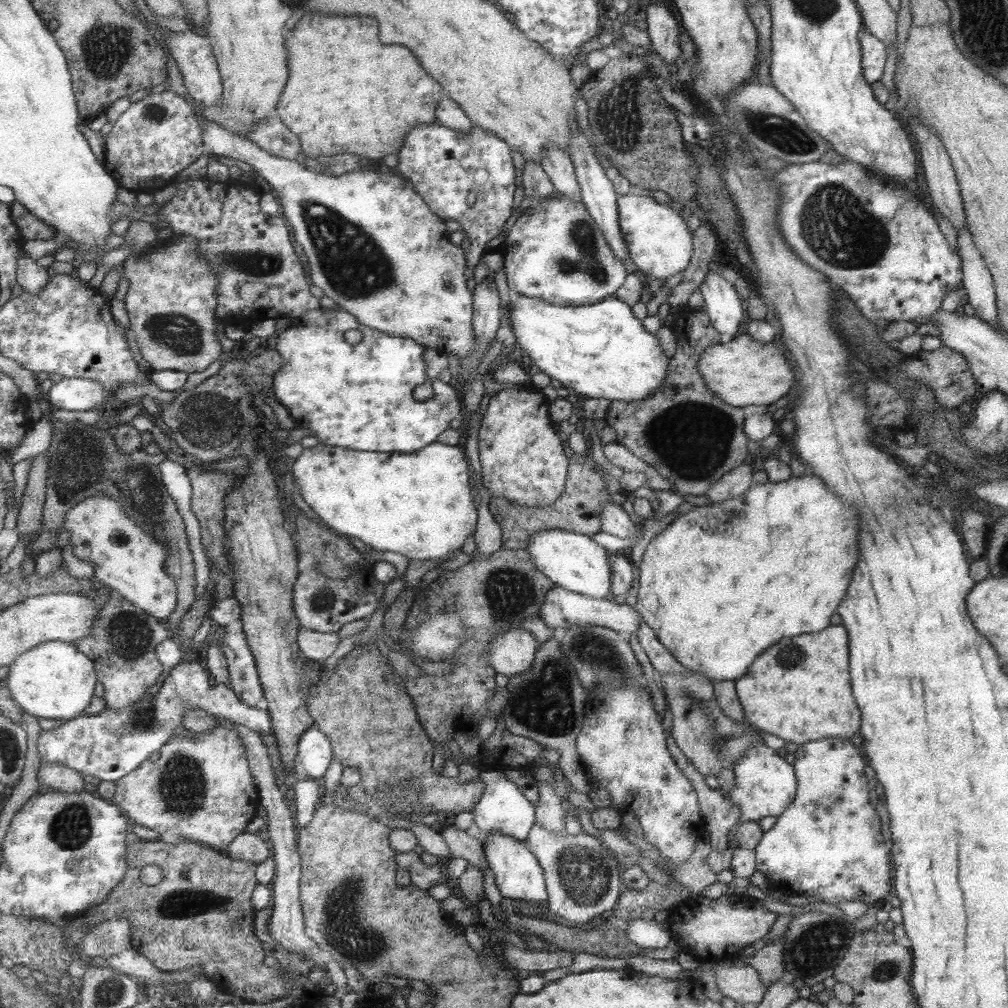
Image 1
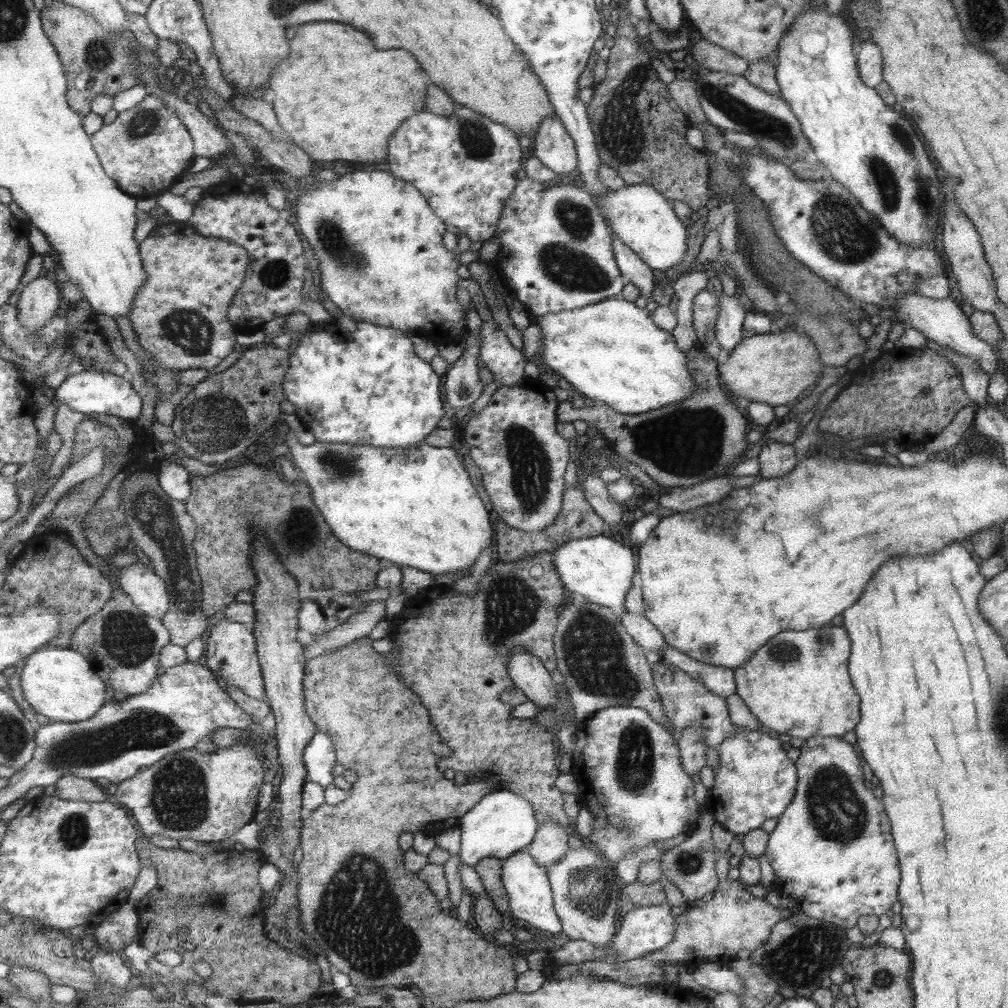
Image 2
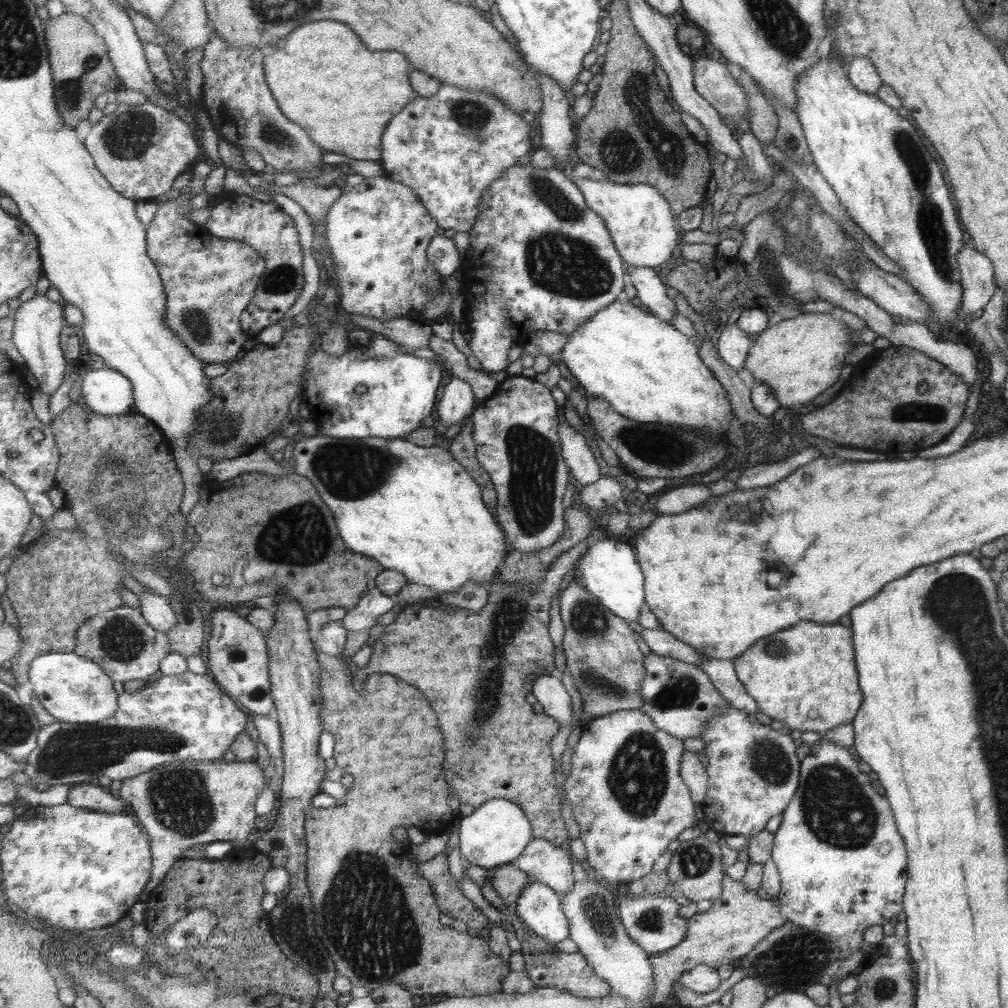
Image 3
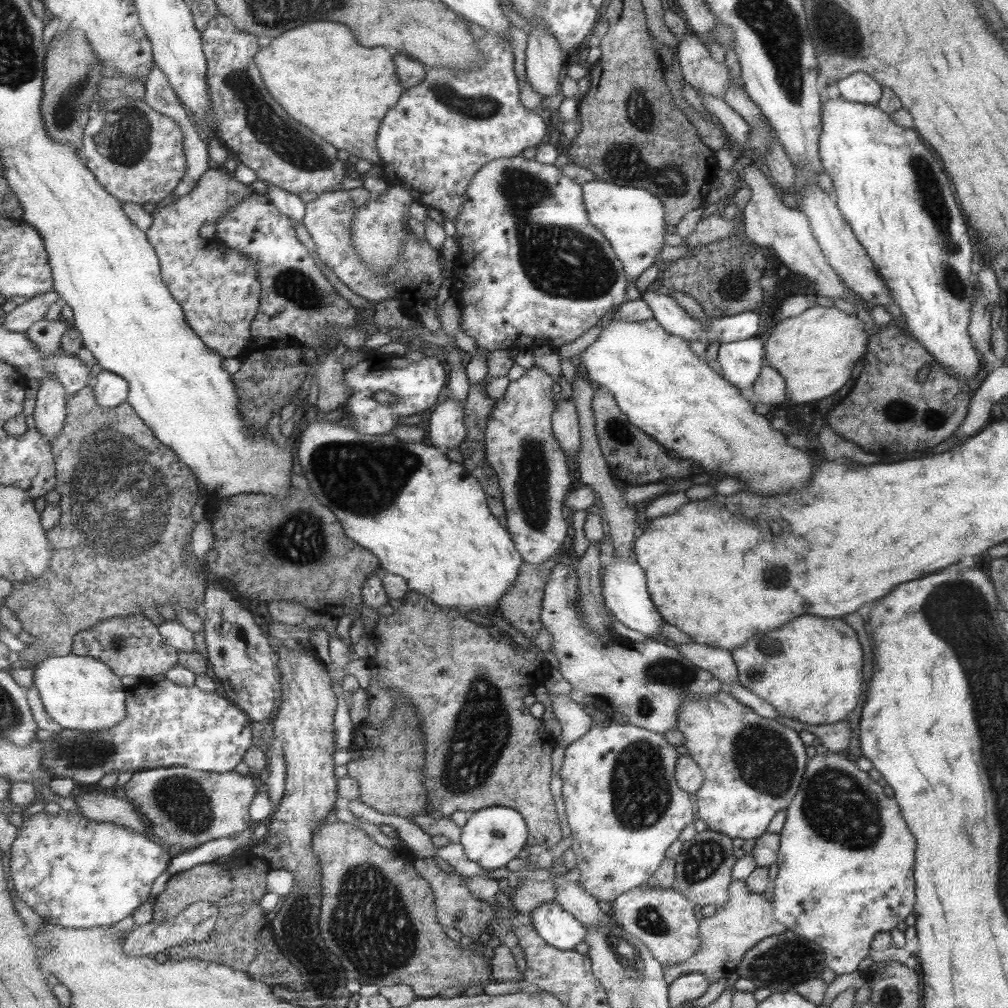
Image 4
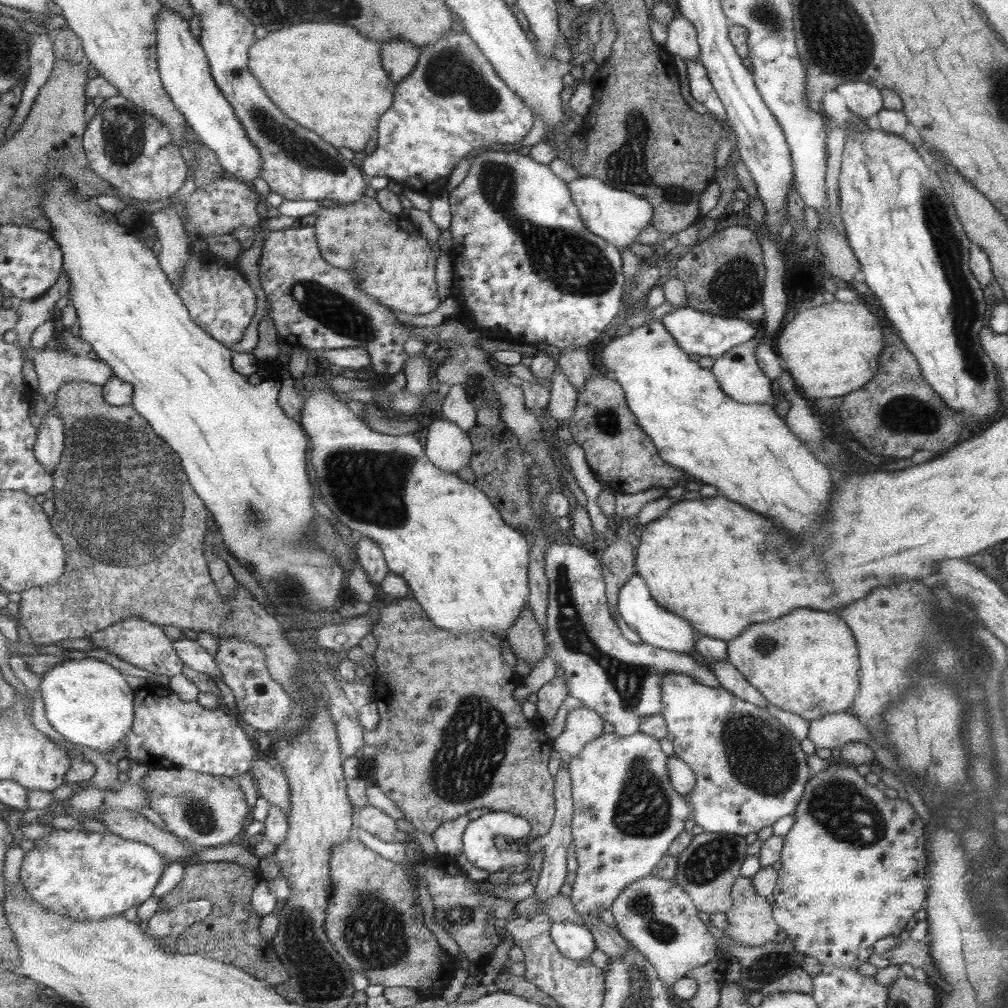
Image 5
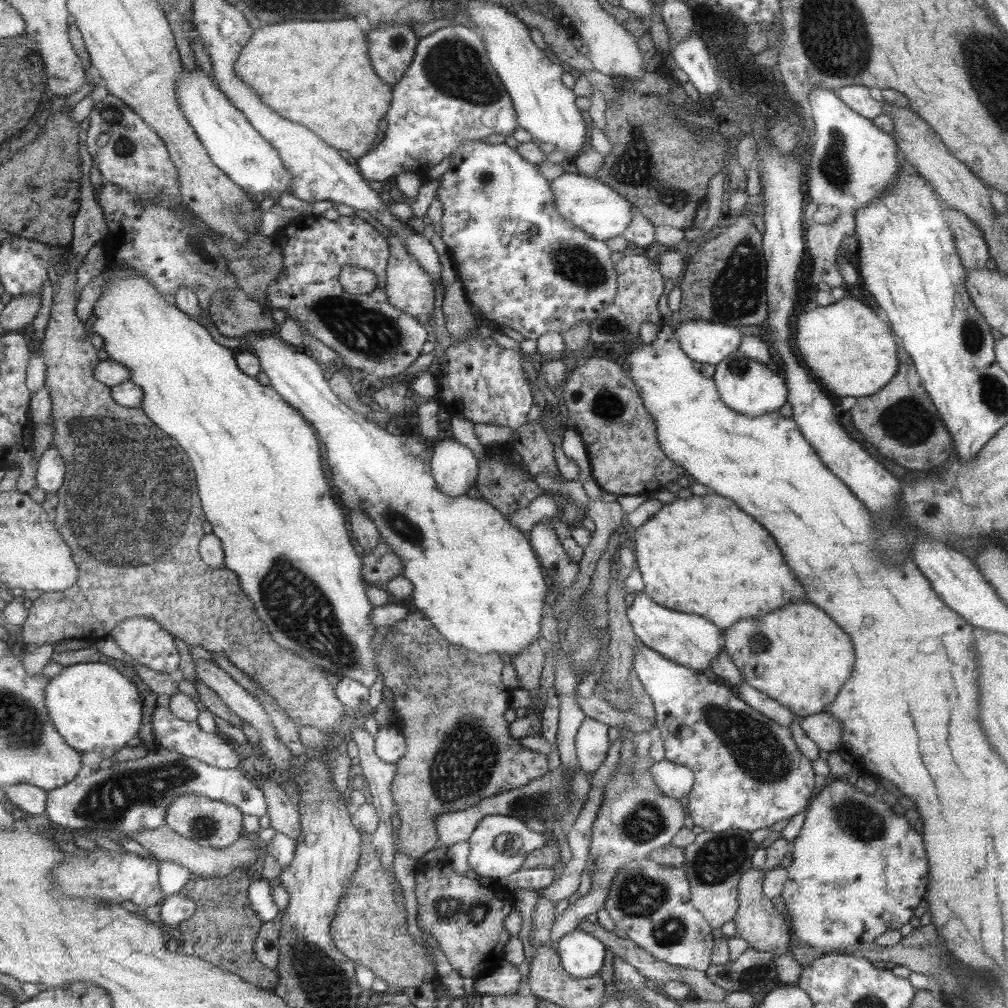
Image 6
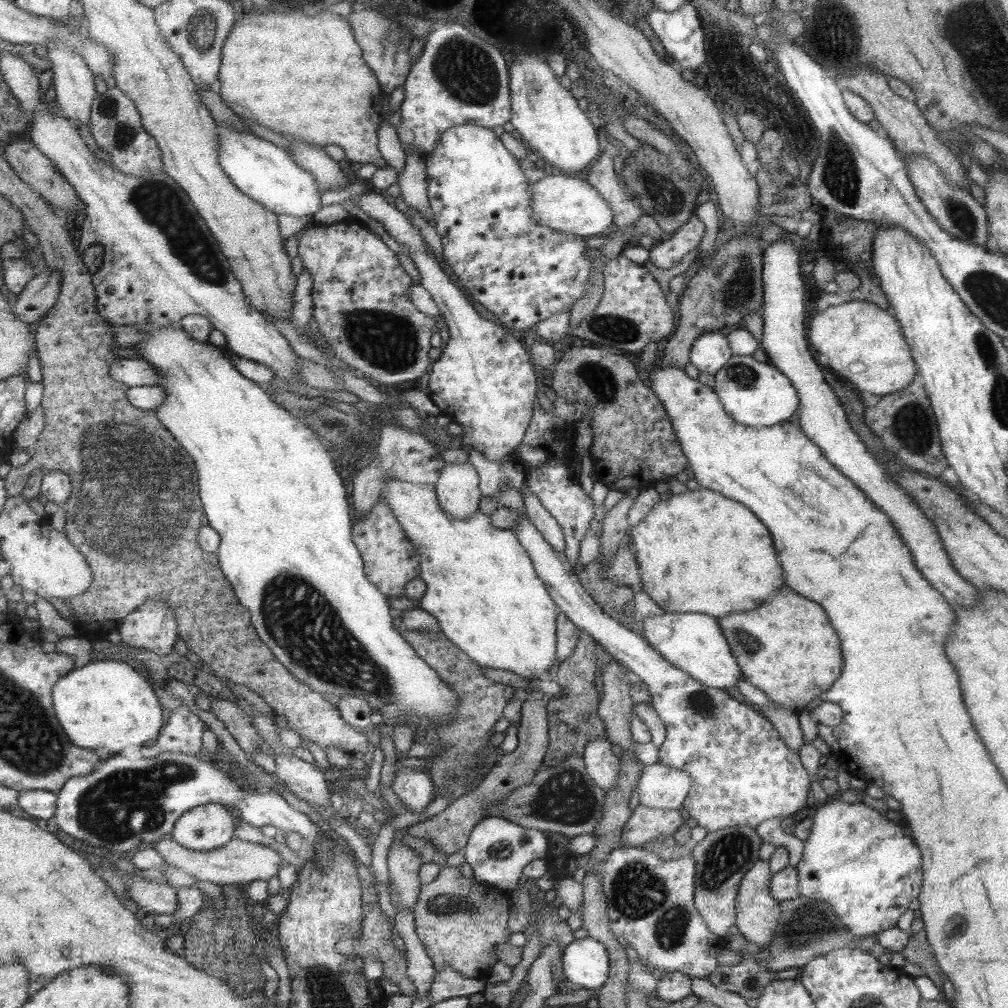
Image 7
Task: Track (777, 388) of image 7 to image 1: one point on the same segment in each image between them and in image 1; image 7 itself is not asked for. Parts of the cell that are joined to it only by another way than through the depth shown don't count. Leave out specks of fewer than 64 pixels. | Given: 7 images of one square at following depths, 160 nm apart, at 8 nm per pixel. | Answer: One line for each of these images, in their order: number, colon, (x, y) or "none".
1: (721, 303)
2: (727, 330)
3: (732, 345)
4: (739, 362)
5: (737, 372)
6: (751, 389)

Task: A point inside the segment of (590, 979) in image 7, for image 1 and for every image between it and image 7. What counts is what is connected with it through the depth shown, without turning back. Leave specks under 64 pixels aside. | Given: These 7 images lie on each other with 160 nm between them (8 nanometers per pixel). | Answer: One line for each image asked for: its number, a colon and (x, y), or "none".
1: (517, 875)
2: (530, 903)
3: (537, 906)
4: (562, 931)
5: (574, 941)
6: (581, 955)

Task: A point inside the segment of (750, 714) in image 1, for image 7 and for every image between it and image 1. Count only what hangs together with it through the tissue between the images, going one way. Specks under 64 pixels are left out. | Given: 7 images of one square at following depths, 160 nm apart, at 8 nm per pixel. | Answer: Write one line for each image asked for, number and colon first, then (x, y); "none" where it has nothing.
2: (798, 685)
3: (804, 679)
4: (810, 670)
5: (805, 662)
6: (797, 655)
7: (787, 648)

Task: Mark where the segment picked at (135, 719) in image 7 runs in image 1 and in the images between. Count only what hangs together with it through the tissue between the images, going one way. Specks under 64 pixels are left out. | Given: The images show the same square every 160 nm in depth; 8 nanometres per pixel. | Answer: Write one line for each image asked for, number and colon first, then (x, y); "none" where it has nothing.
1: (55, 680)
2: (62, 684)
3: (74, 689)
4: (81, 692)
5: (87, 701)
6: (94, 706)

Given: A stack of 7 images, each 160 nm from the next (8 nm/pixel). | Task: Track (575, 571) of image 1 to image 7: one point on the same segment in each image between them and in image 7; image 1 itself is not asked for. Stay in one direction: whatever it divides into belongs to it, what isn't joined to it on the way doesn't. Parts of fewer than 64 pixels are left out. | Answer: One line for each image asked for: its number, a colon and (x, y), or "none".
2: (599, 569)
3: (608, 570)
4: (622, 582)
5: (654, 625)
6: (692, 641)
7: (694, 643)

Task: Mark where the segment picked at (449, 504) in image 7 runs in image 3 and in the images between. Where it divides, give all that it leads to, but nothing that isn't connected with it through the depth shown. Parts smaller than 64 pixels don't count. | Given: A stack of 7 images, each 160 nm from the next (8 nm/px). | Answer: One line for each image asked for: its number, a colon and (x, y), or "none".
3: (458, 403)
4: (448, 429)
5: (450, 447)
6: (456, 467)

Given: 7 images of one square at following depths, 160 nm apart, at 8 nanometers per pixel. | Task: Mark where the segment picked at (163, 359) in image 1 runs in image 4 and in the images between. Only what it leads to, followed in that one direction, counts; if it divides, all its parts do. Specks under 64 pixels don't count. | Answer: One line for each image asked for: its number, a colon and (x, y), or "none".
2: (181, 313)
3: (209, 281)
4: (220, 290)

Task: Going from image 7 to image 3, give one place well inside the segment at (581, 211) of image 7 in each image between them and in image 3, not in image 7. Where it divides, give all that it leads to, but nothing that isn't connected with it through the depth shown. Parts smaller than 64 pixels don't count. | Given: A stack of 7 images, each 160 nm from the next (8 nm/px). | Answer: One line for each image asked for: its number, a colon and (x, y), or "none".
3: (643, 230)
4: (631, 219)
5: (618, 217)
6: (587, 203)

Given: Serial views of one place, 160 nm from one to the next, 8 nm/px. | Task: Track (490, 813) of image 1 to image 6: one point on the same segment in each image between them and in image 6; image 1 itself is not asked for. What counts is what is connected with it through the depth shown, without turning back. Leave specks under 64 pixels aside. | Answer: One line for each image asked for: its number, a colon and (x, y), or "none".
2: (502, 823)
3: (495, 834)
4: (491, 837)
5: (478, 846)
6: (483, 859)

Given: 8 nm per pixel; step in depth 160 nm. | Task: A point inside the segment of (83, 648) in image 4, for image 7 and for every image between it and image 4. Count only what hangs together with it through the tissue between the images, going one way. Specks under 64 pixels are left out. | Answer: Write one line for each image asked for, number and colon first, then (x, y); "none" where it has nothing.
5: (143, 644)
6: (146, 640)
7: (154, 626)

